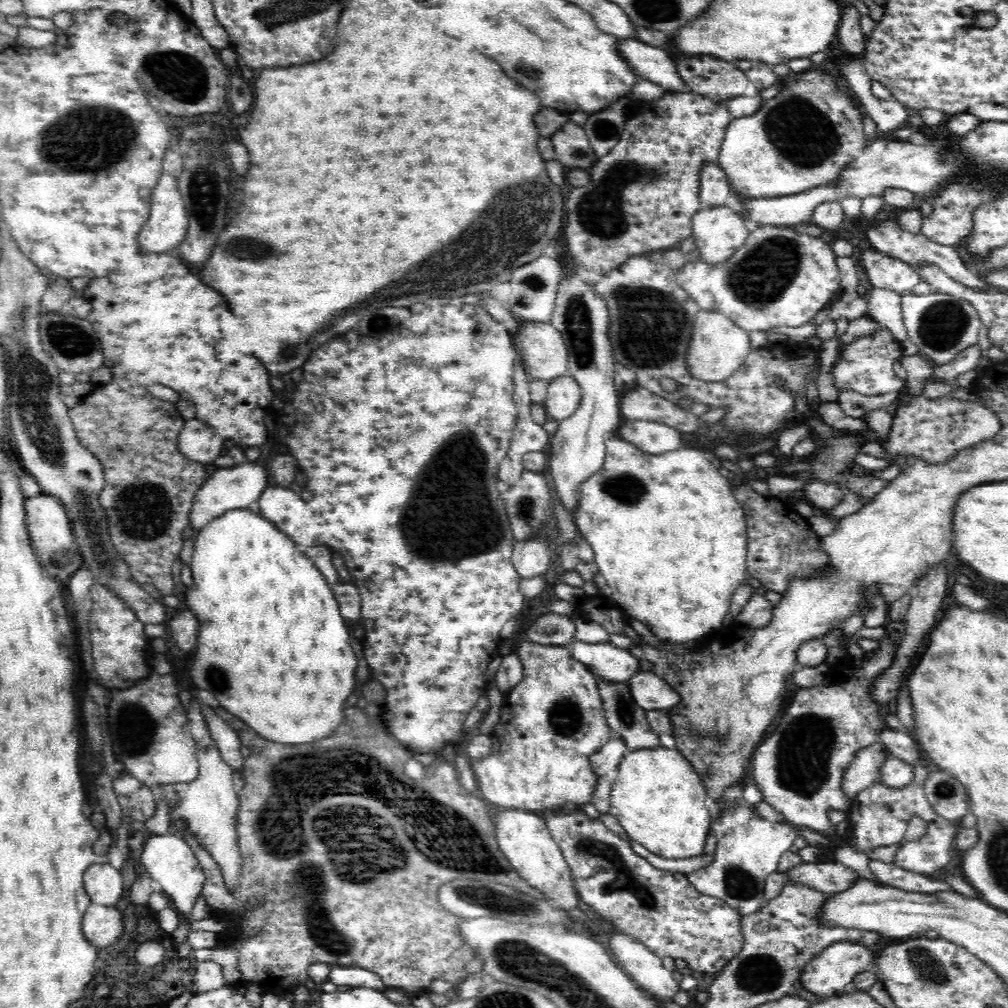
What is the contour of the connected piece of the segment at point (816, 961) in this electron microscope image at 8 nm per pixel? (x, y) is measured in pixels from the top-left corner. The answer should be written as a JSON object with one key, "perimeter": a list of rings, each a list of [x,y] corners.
{"perimeter":[[[840,941],[830,945],[828,949],[822,950],[807,966],[804,966],[800,980],[800,985],[810,994],[827,999],[839,994],[843,994],[851,989],[852,980],[860,973],[874,970],[876,957],[867,946],[857,945],[855,942]]]}

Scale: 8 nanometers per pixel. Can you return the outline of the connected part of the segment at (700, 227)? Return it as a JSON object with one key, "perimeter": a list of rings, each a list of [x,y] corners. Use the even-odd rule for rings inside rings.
{"perimeter":[[[714,206],[714,208],[700,208],[692,218],[692,230],[694,240],[702,244],[700,252],[706,256],[706,264],[724,264],[732,254],[746,242],[752,228],[746,217],[741,212],[733,210],[729,206]]]}

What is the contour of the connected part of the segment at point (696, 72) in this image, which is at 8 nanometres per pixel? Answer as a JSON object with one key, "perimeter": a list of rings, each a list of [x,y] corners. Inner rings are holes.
{"perimeter":[[[694,56],[675,63],[684,85],[704,98],[724,103],[744,94],[756,94],[745,69],[715,56]]]}

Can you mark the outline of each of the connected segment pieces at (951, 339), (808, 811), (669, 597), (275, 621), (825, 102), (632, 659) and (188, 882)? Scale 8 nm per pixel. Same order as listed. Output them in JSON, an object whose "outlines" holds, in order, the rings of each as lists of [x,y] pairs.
{"outlines":[[[[940,293],[901,294],[902,321],[908,333],[908,340],[918,346],[920,354],[926,354],[935,364],[952,362],[962,350],[977,344],[984,329],[976,309],[968,300],[958,296]]],[[[834,684],[832,688],[801,687],[782,716],[780,726],[754,748],[752,772],[754,784],[766,804],[778,810],[785,820],[830,838],[831,845],[840,846],[836,850],[837,861],[856,870],[860,877],[881,884],[870,870],[867,854],[856,854],[843,842],[836,842],[835,827],[828,819],[828,811],[832,809],[847,814],[851,798],[845,796],[841,787],[843,772],[858,749],[879,742],[879,734],[886,727],[878,716],[880,706],[870,700],[870,694],[852,692],[858,690],[846,690],[844,684]]],[[[614,434],[614,437],[610,438],[605,444],[604,465],[586,483],[580,486],[579,508],[576,510],[573,522],[578,528],[579,537],[588,541],[594,551],[595,564],[612,591],[610,600],[622,610],[626,617],[635,618],[644,624],[648,624],[648,628],[654,634],[662,632],[664,641],[700,641],[703,643],[709,637],[714,638],[715,633],[722,626],[724,616],[729,612],[732,594],[740,585],[744,584],[747,575],[745,516],[740,503],[734,497],[729,480],[722,477],[716,467],[711,464],[710,460],[714,460],[715,456],[694,448],[682,448],[662,455],[652,455],[636,449],[636,446],[630,445],[617,434]]],[[[238,508],[224,512],[222,516],[214,518],[203,526],[194,535],[195,544],[190,564],[193,574],[193,584],[186,593],[186,603],[188,610],[192,611],[198,622],[197,645],[195,646],[194,660],[191,667],[191,676],[194,684],[202,690],[214,692],[220,708],[225,708],[238,716],[242,722],[246,722],[256,734],[270,742],[278,744],[306,744],[306,742],[316,742],[332,736],[336,728],[344,722],[344,702],[352,690],[356,688],[356,656],[350,646],[350,623],[341,615],[339,605],[332,592],[331,585],[321,575],[318,568],[309,559],[306,559],[302,549],[292,540],[285,536],[281,530],[273,526],[272,522],[266,521],[260,513],[254,513],[249,508]]],[[[810,68],[810,70],[802,72],[802,74],[802,78],[799,76],[799,80],[792,82],[792,84],[788,84],[788,86],[784,86],[779,83],[778,96],[774,96],[774,98],[770,98],[770,100],[763,101],[758,112],[754,112],[752,116],[740,116],[740,118],[733,118],[731,124],[728,125],[724,140],[721,144],[718,164],[725,172],[725,176],[727,177],[732,190],[738,192],[738,194],[744,194],[744,196],[752,199],[783,197],[823,185],[824,183],[832,183],[833,180],[841,174],[841,170],[845,167],[845,163],[852,162],[852,159],[859,156],[865,149],[865,146],[869,143],[870,138],[864,133],[864,125],[862,125],[862,118],[864,114],[859,111],[862,106],[860,106],[857,101],[854,101],[844,94],[844,92],[840,91],[835,77],[825,74],[823,70],[815,68]]],[[[572,640],[568,645],[576,661],[584,663],[596,676],[608,681],[624,682],[641,672],[640,660],[628,649],[618,648],[611,643],[586,644]]],[[[170,832],[168,834],[156,834],[149,836],[144,843],[141,853],[141,862],[150,876],[162,887],[164,891],[174,902],[176,911],[182,914],[182,924],[172,933],[175,946],[180,946],[187,941],[192,925],[192,907],[196,903],[196,898],[203,893],[206,884],[207,875],[204,874],[203,867],[200,866],[199,859],[196,858],[195,851],[188,846],[187,840],[181,836]]]]}

